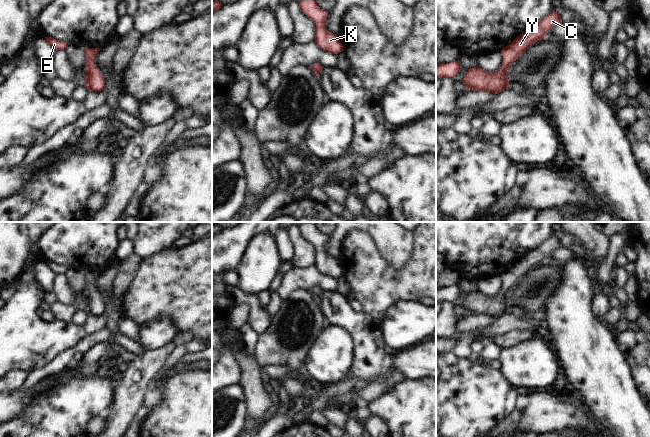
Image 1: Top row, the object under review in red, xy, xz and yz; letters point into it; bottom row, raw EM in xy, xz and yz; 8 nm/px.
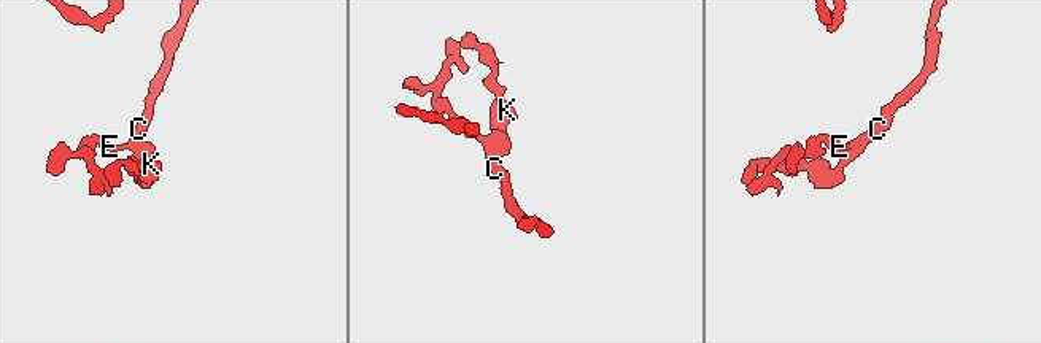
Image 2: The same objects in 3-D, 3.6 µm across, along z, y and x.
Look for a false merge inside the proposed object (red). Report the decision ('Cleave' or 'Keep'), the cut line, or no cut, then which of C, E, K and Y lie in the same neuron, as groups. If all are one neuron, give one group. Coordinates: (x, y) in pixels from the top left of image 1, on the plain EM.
Keep. No split. Groups: C E K Y

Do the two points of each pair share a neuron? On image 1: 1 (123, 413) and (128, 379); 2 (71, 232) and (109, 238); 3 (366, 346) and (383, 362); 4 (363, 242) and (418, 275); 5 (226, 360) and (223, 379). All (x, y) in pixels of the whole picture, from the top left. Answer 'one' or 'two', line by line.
1: one
2: one
3: one
4: one
5: one

